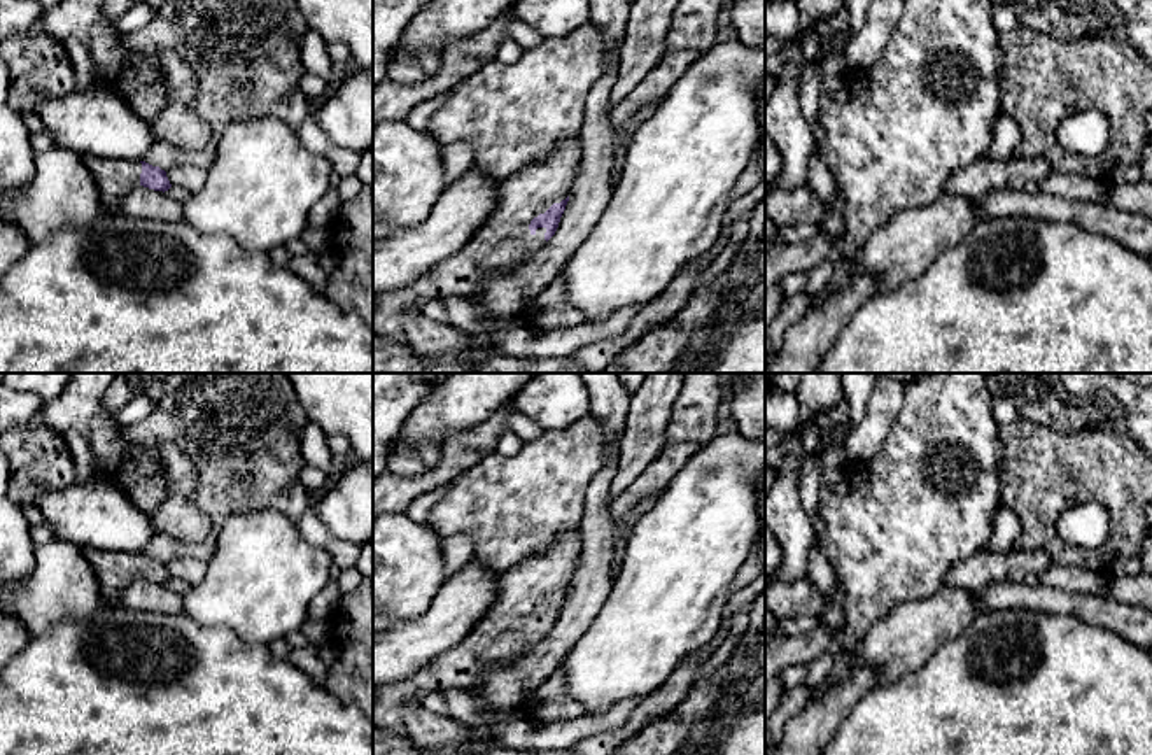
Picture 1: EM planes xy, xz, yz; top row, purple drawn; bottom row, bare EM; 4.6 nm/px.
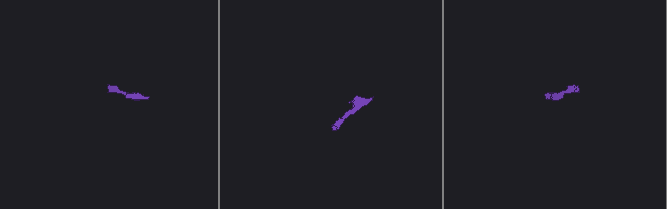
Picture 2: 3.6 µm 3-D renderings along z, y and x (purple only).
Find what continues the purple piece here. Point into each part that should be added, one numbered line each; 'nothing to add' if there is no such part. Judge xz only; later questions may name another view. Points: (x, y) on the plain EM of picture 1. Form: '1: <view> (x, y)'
1: xz (503, 633)

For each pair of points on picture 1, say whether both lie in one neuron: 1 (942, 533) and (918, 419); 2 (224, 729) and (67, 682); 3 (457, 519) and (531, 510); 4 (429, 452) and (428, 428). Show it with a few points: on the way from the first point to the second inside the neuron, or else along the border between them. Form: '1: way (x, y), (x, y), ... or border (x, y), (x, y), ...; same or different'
1: way (927, 505), (920, 447); same
2: way (186, 729), (116, 729), (105, 719); same
3: way (475, 514), (478, 510), (513, 510); same
4: border (436, 445), (396, 447), (391, 452); different

